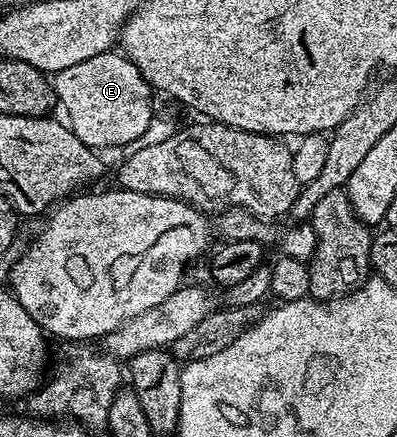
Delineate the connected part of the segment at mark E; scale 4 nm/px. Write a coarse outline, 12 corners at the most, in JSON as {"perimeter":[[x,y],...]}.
{"perimeter":[[106,51],[53,77],[79,140],[123,148],[154,117],[130,58]]}

